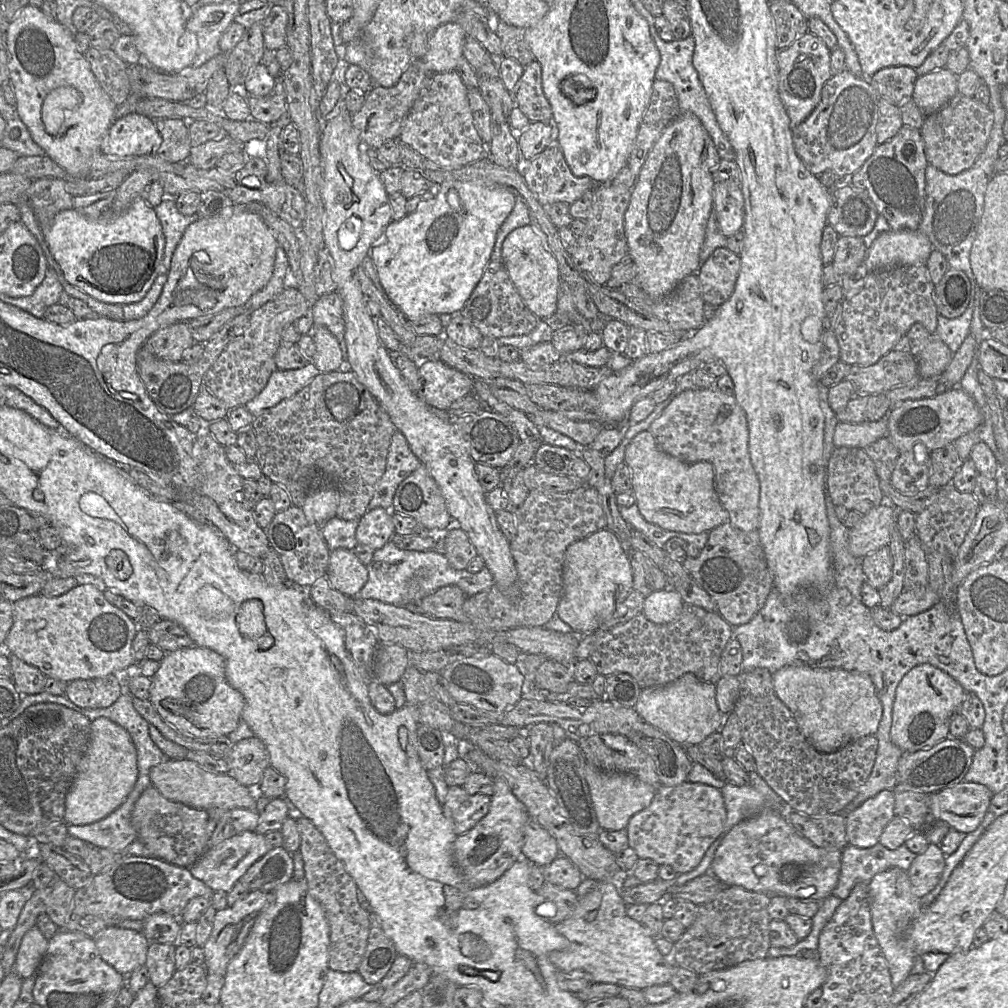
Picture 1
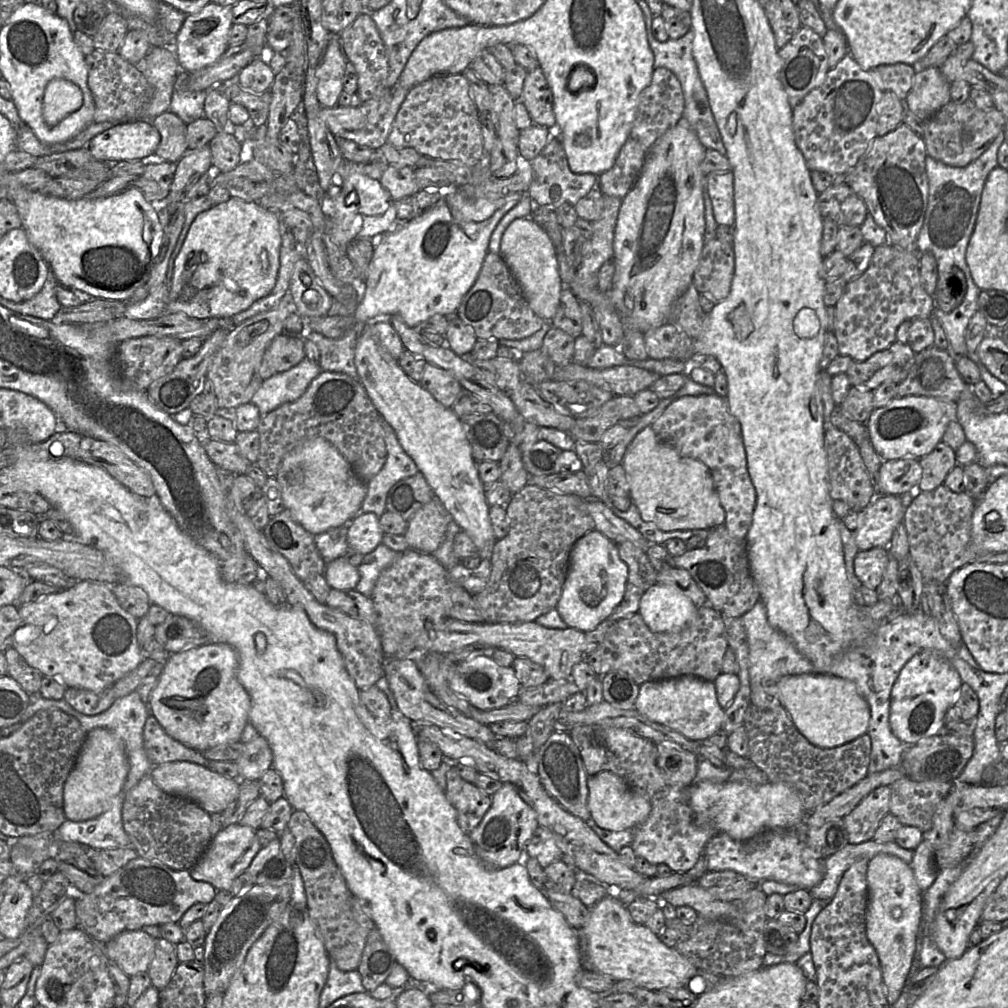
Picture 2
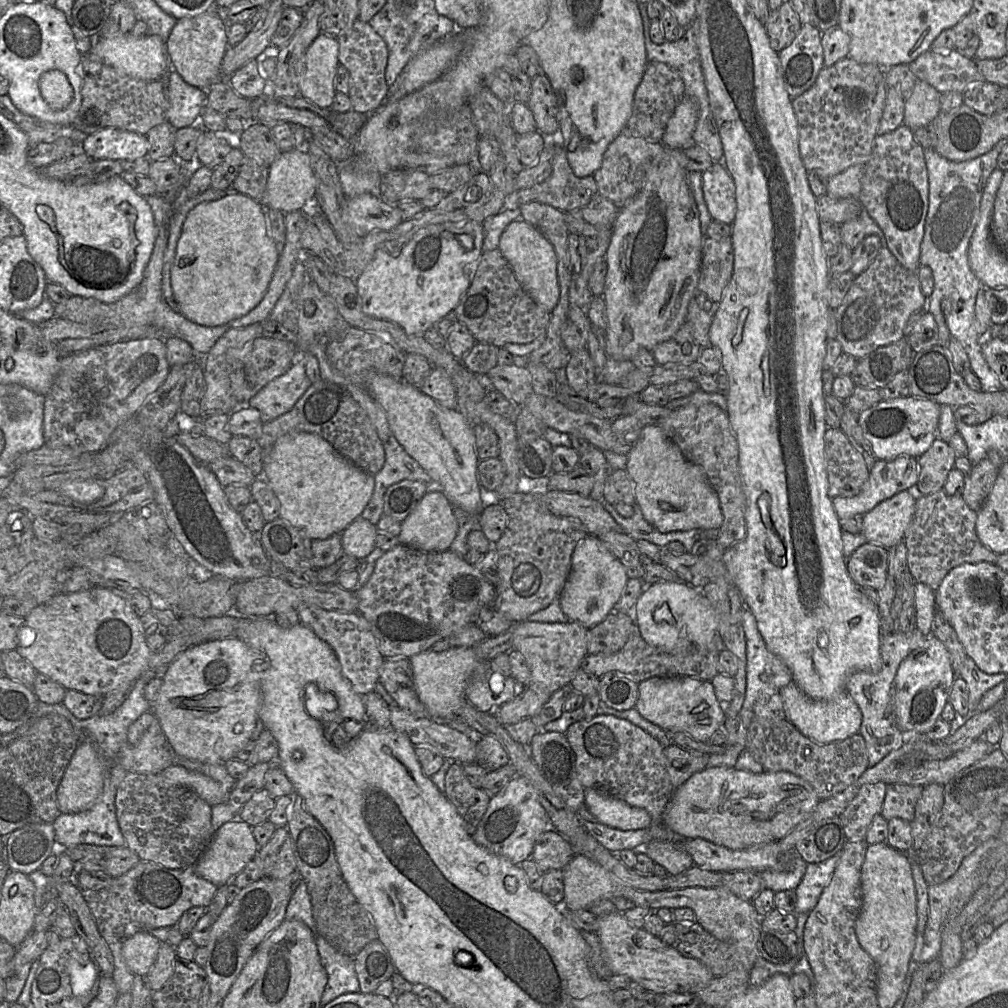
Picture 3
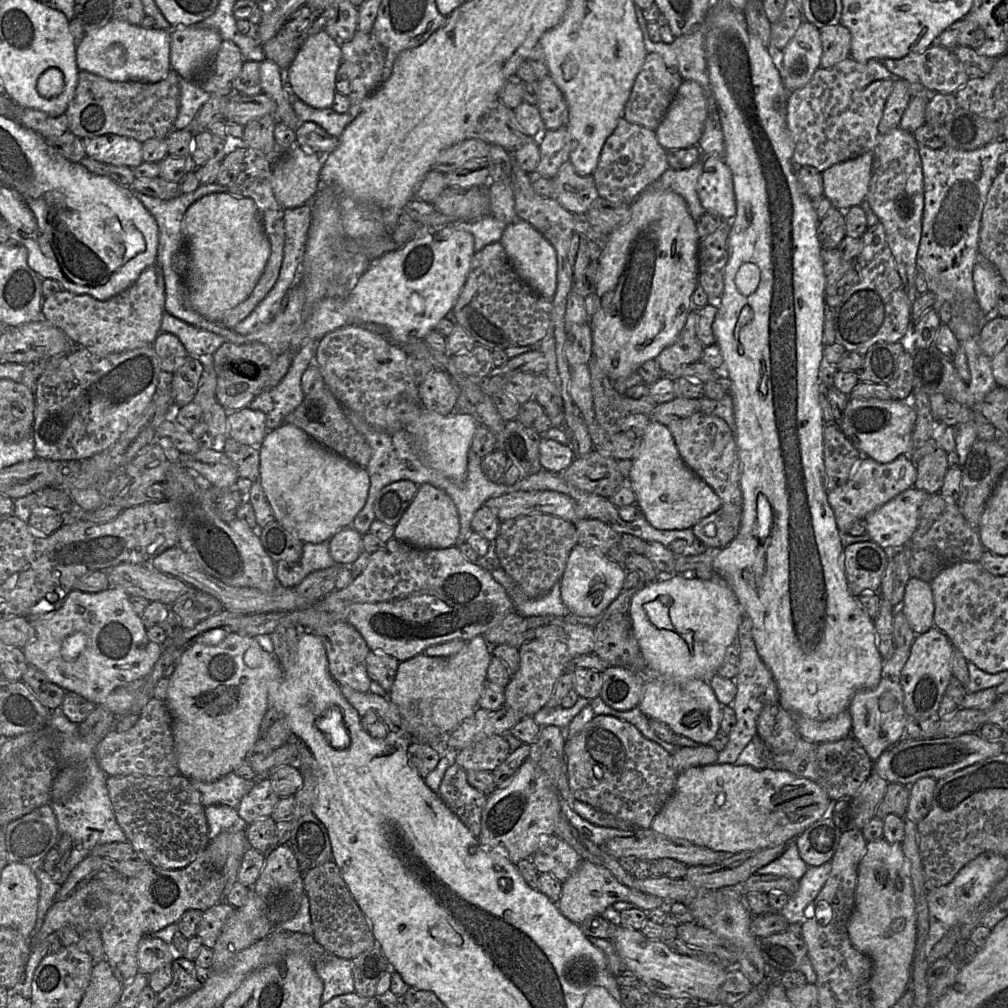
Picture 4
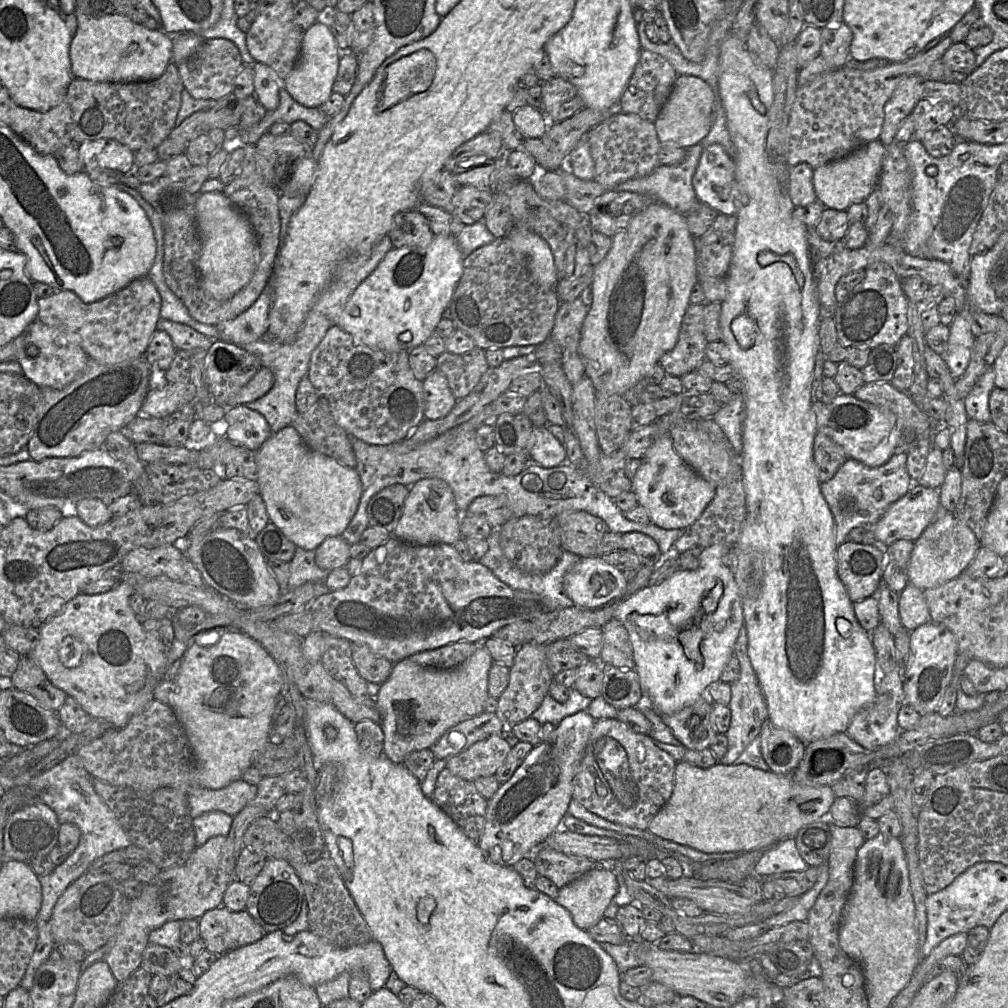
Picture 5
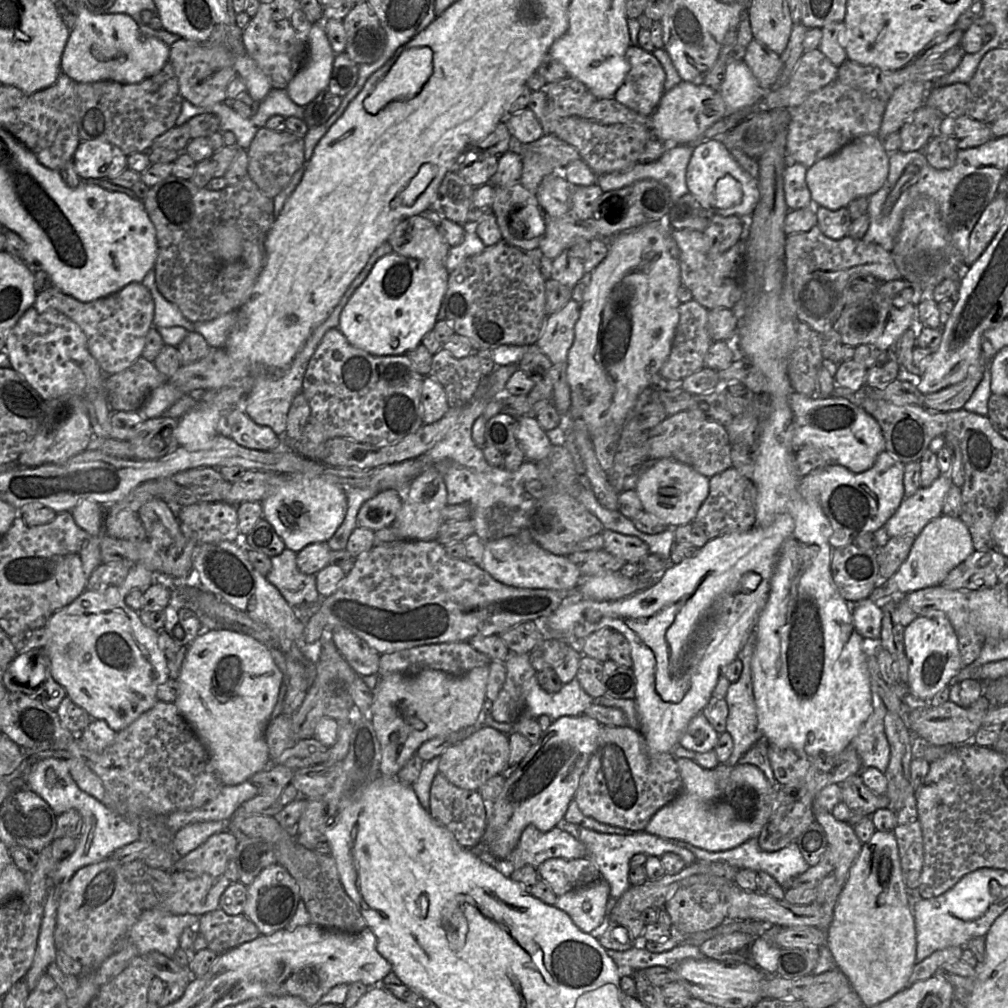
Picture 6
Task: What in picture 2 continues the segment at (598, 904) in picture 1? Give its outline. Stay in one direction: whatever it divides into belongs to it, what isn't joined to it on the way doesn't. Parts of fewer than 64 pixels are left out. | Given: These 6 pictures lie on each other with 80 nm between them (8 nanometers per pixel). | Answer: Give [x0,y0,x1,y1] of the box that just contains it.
[577,892,697,991]

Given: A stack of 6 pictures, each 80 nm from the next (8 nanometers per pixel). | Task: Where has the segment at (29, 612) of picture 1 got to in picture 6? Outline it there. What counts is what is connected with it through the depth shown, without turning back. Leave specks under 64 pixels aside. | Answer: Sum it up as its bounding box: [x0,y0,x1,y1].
[43,563,169,732]

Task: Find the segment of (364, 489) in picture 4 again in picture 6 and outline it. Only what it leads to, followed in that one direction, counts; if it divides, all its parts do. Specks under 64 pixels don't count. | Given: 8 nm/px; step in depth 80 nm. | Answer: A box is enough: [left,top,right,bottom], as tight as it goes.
[260,473,348,553]

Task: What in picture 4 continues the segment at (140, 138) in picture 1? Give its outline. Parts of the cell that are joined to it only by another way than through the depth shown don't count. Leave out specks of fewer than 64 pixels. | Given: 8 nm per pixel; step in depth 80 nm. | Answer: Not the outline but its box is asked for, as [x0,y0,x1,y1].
[82,134,143,168]

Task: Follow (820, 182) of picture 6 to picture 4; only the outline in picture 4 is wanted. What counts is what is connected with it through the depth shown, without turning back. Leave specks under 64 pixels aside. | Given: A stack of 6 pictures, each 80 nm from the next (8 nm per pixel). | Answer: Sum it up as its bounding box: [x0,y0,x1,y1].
[821,151,874,210]

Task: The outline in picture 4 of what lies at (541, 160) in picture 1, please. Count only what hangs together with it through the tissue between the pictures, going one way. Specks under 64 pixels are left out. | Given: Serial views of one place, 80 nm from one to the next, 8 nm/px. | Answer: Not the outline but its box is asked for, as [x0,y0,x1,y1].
[551,160,599,214]

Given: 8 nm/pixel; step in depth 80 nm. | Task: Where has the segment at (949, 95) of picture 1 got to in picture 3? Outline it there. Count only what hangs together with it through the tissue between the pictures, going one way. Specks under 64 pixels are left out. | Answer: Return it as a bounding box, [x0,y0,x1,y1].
[903,80,941,129]

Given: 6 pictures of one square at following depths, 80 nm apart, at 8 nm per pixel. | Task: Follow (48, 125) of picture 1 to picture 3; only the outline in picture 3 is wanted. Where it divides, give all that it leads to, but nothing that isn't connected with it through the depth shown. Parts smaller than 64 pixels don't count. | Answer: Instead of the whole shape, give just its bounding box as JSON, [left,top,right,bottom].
[39,70,74,110]

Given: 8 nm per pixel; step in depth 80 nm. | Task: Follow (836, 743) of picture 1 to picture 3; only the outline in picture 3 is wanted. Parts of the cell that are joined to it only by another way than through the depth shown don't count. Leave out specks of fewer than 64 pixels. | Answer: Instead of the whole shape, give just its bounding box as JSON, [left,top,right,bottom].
[781,681,862,744]

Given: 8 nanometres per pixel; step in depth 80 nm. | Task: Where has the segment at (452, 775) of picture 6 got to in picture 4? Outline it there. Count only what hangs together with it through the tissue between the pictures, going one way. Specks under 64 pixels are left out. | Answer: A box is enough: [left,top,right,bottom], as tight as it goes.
[454,735,511,772]

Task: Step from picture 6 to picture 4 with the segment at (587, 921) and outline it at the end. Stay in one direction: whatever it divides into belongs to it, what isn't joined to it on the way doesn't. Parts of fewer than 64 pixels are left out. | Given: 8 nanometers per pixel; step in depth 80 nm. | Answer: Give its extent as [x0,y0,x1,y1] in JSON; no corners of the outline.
[557,860,675,925]

